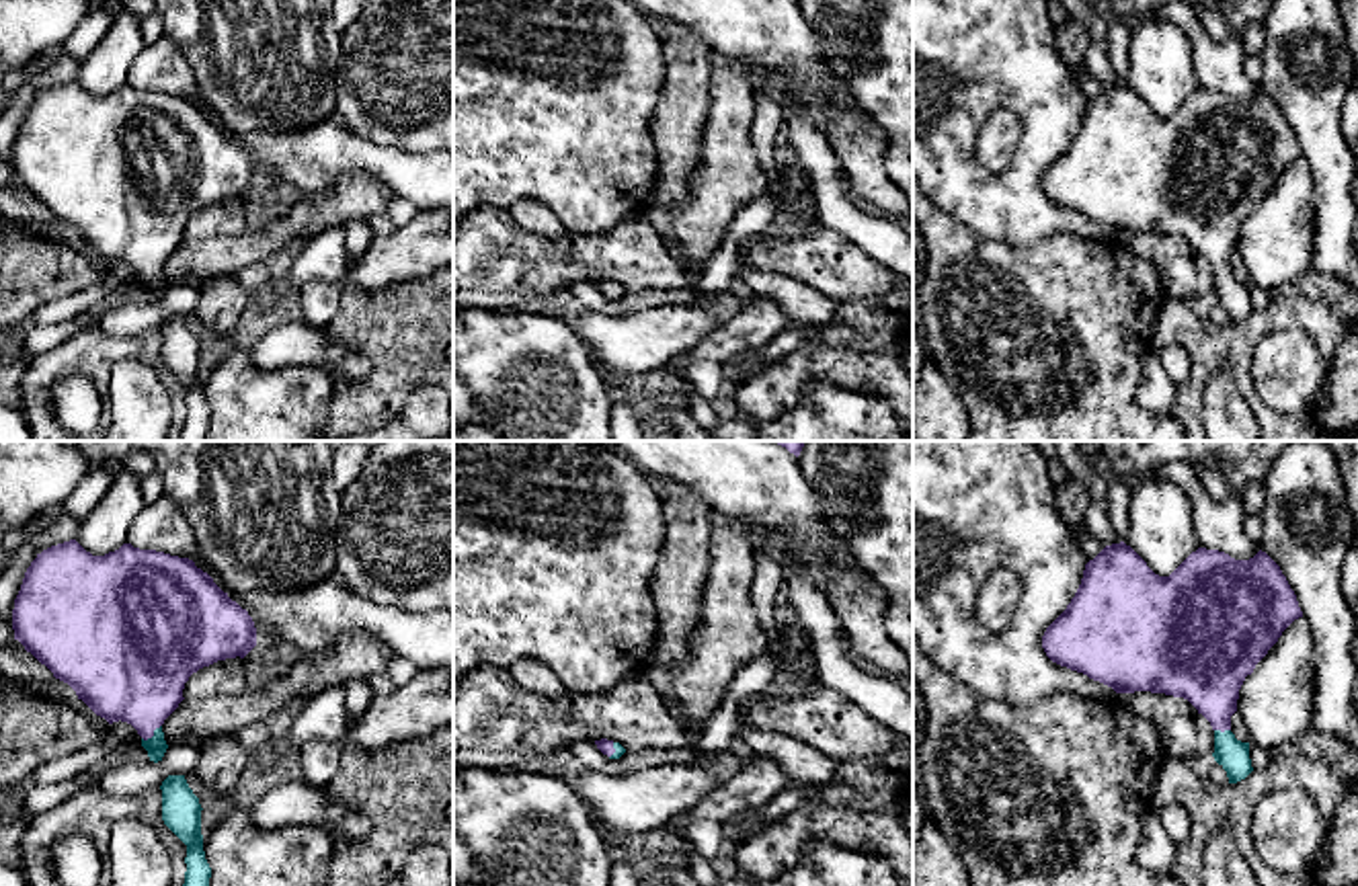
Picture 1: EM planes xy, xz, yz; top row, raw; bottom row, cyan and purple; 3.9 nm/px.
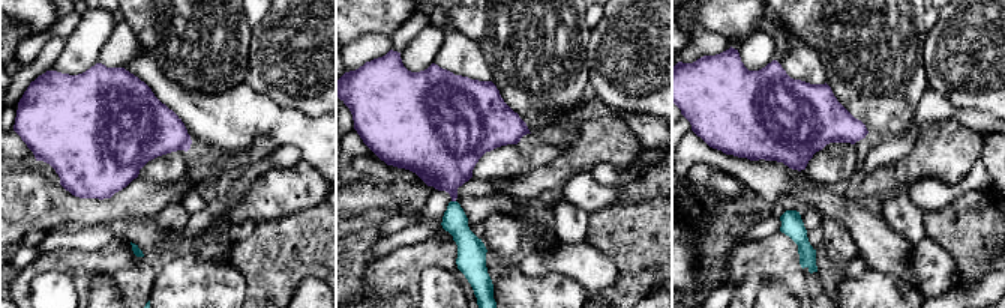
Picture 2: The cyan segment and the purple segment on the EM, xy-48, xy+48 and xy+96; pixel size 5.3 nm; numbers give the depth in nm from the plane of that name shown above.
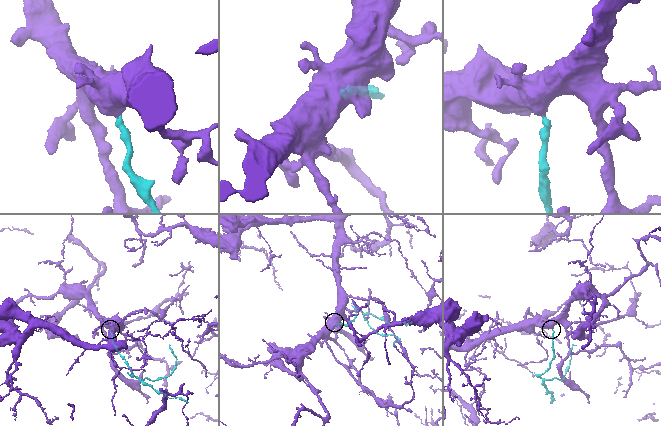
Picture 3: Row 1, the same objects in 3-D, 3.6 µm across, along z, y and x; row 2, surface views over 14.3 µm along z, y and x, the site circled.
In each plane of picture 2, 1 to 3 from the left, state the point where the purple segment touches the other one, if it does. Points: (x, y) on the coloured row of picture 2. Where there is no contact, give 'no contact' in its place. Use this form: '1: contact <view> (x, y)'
1: no contact
2: contact xy+48 (453, 202)
3: no contact

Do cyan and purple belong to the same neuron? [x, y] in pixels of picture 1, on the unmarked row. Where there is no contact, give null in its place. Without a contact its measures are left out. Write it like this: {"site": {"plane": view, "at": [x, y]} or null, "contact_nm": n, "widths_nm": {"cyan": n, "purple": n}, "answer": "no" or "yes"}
{"site": {"plane": "xy", "at": [154, 275]}, "contact_nm": 100, "widths_nm": {"cyan": 80, "purple": 380}, "answer": "yes"}

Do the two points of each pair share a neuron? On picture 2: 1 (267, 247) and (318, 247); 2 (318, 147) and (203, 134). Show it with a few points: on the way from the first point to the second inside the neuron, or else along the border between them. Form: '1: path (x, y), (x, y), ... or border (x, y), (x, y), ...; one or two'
1: path (279, 247), (306, 244); one
2: path (290, 126), (231, 126); one

